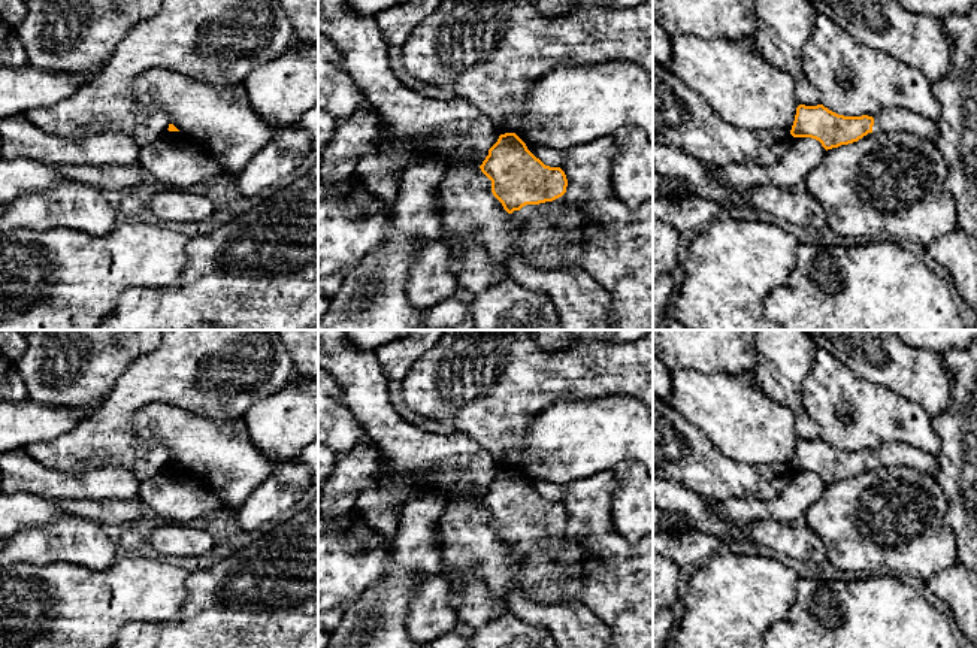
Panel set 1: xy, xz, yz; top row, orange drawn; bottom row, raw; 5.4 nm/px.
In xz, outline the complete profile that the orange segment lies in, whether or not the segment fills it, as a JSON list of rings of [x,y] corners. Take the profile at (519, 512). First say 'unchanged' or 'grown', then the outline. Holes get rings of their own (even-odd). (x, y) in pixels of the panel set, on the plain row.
grown; [[[515,467],[500,469],[497,476],[488,484],[488,490],[480,503],[491,515],[491,527],[503,543],[508,548],[520,546],[517,551],[520,557],[533,551],[556,555],[566,543],[568,514],[565,506],[560,502],[545,500]]]

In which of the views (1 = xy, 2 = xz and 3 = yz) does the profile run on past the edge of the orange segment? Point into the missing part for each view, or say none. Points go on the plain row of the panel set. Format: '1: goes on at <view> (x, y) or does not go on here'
1: does not go on here
2: goes on at xz (551, 545)
3: does not go on here

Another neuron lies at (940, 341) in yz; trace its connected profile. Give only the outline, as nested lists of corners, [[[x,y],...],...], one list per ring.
[[[896,330],[896,334],[914,349],[937,352],[964,351],[977,339],[977,330]]]

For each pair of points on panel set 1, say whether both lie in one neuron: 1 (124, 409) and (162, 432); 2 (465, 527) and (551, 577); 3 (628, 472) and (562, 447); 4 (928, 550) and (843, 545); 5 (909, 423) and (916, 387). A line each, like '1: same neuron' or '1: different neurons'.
1: different neurons
2: same neuron
3: different neurons
4: same neuron
5: different neurons

